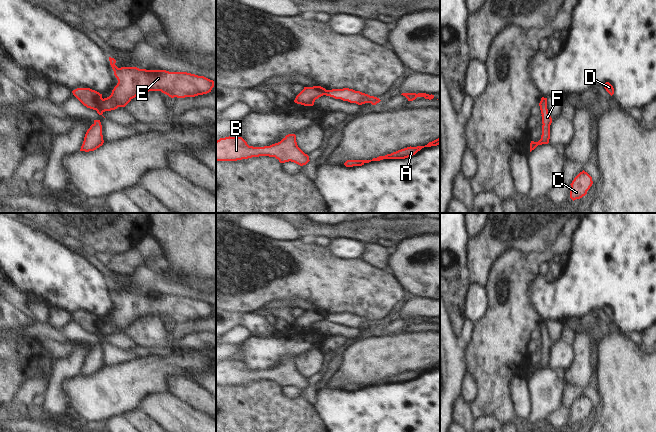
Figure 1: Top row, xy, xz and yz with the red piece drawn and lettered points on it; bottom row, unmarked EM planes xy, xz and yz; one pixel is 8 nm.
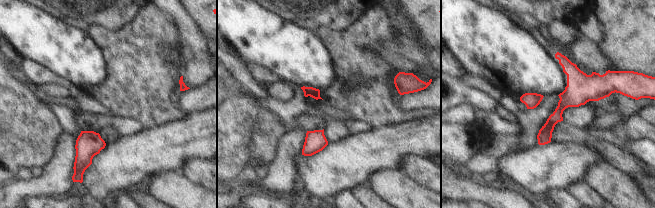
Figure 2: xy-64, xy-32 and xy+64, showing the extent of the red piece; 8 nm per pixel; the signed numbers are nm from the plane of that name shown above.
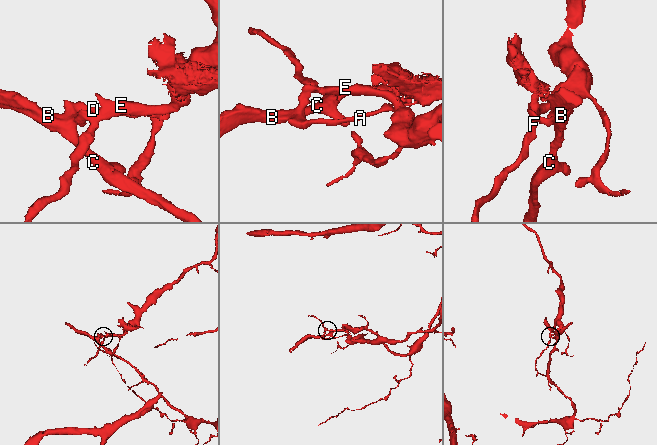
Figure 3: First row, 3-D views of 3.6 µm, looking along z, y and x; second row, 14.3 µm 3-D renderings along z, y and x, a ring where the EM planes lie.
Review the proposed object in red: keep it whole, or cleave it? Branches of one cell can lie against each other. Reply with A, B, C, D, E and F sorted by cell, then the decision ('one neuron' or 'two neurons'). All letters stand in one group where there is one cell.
groups A B C D / E F; two neurons

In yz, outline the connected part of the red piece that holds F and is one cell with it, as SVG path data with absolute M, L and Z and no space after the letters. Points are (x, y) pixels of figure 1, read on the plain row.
M547 322L541 323L540 334L542 340L542 359L541 363L538 366L531 365L530 367L530 376L534 374L538 369L548 368L550 363L550 349L552 347L552 342L548 337L547 333Z

